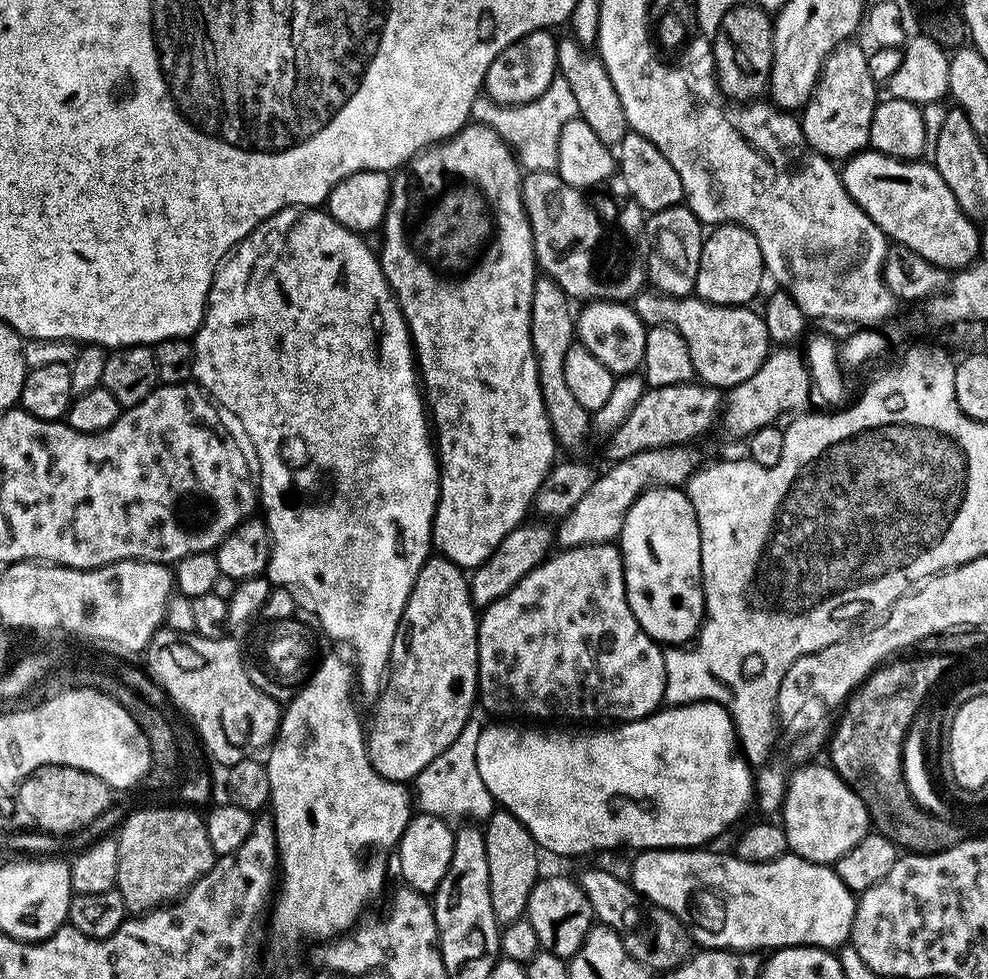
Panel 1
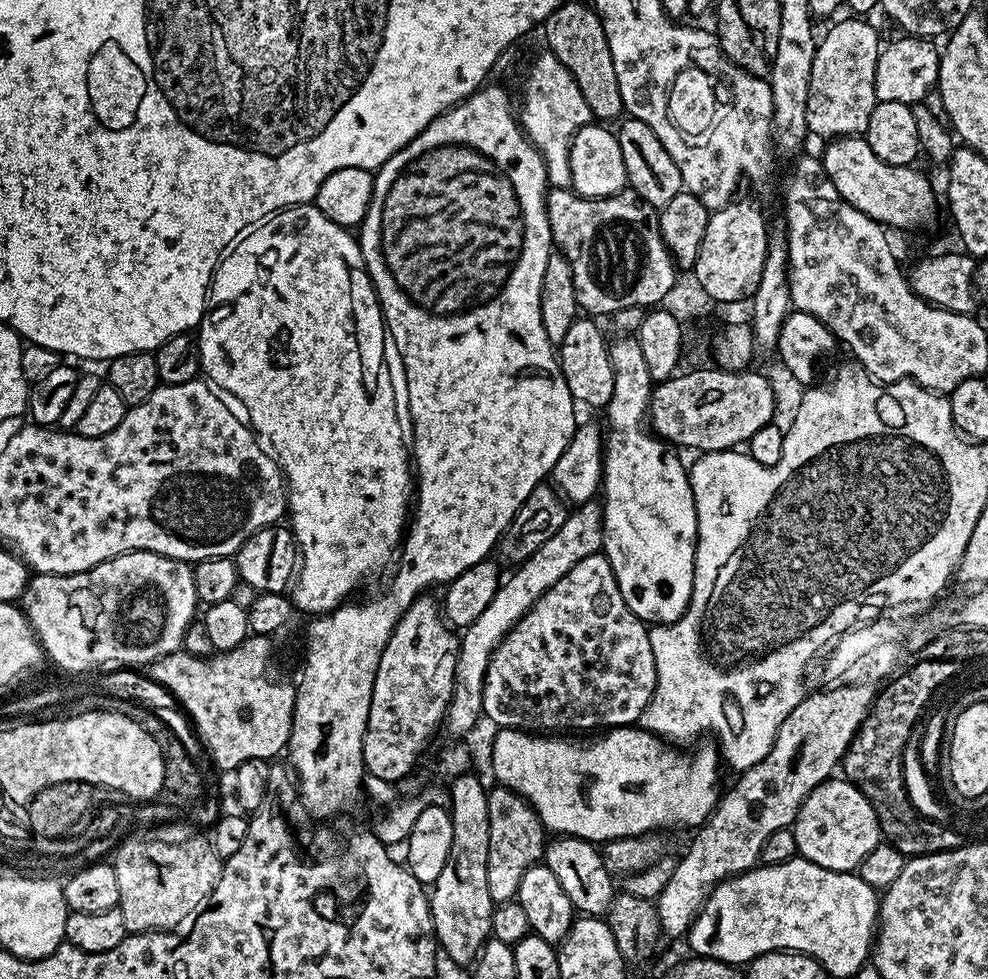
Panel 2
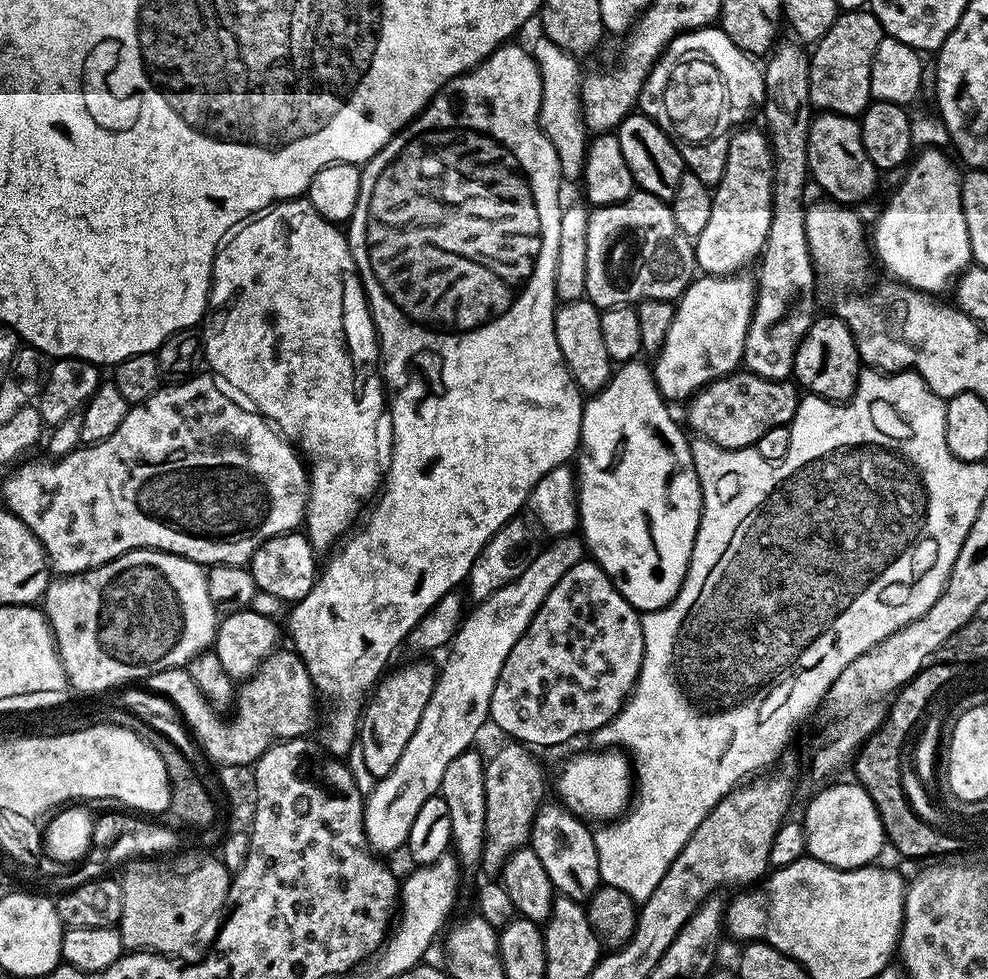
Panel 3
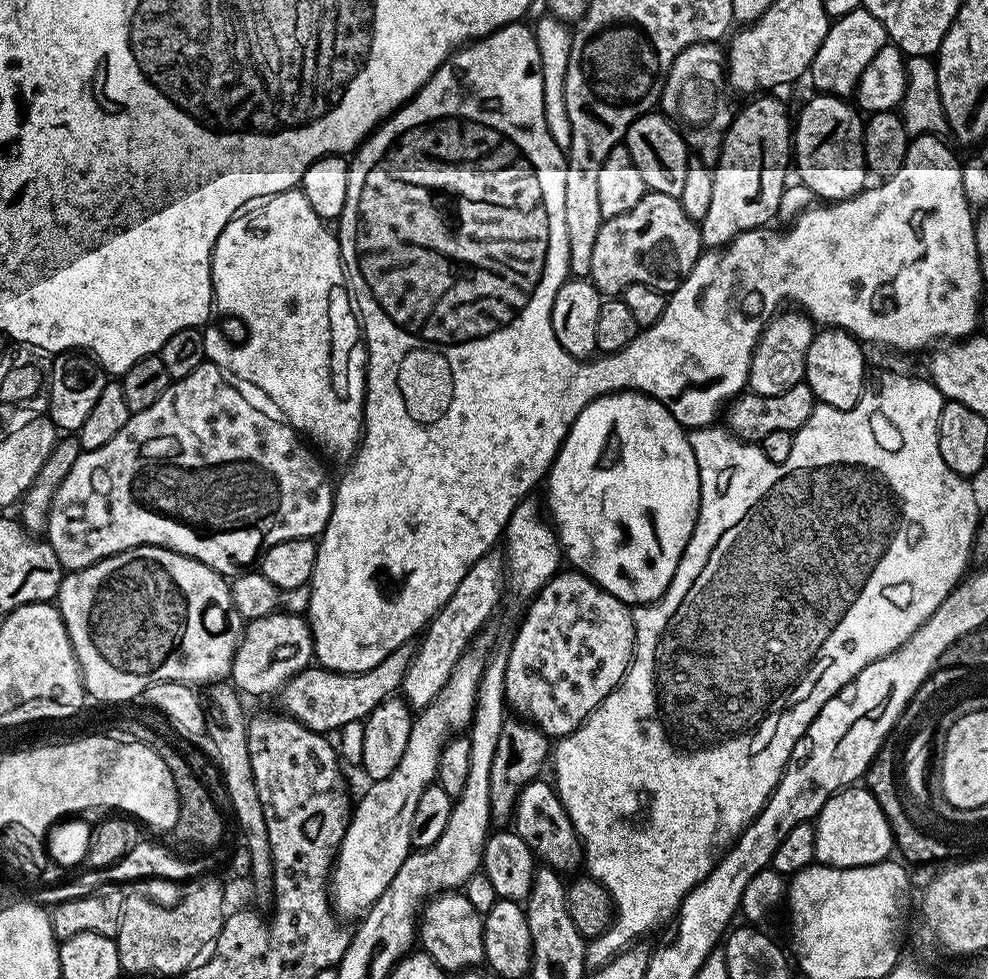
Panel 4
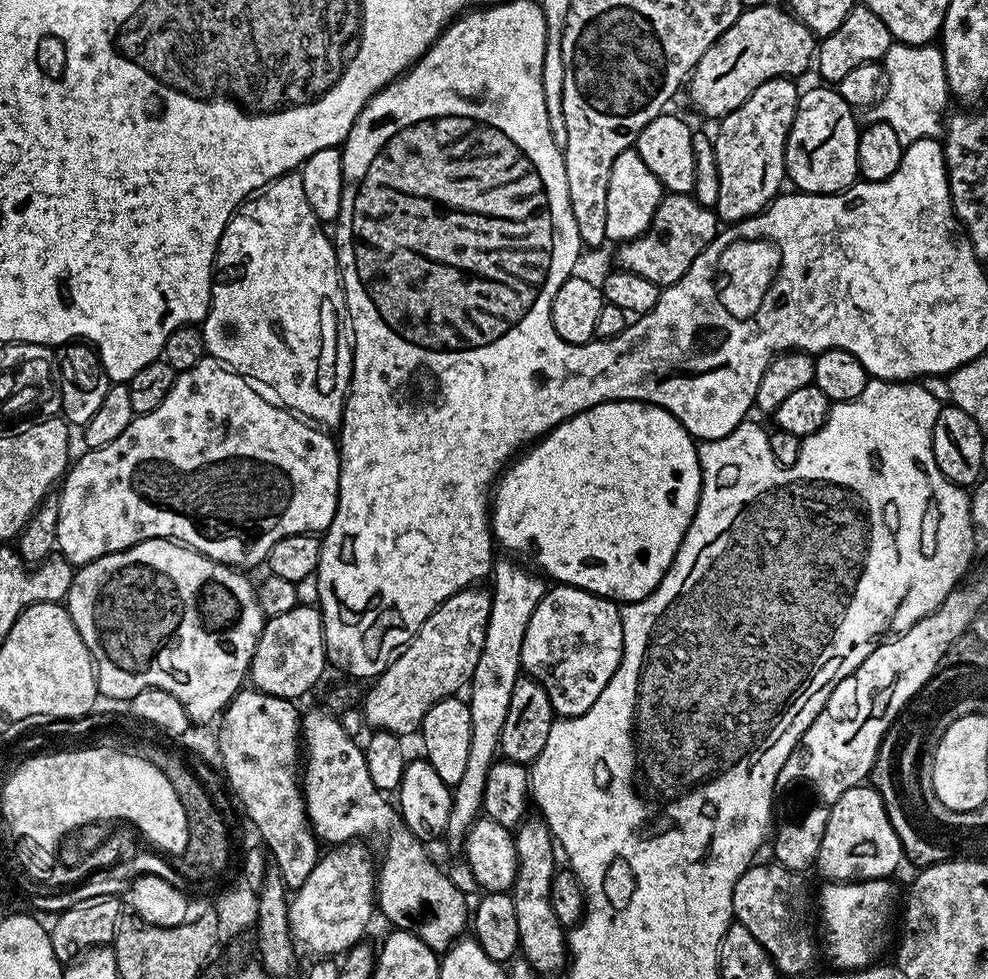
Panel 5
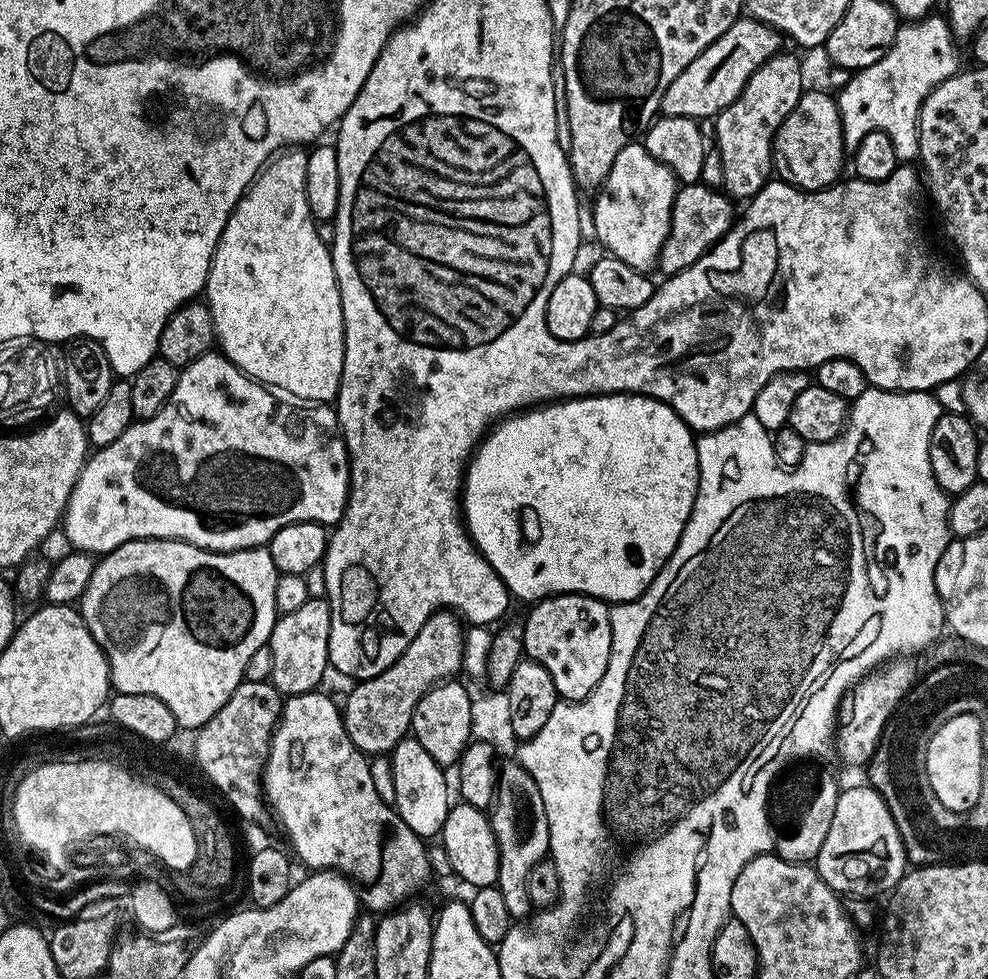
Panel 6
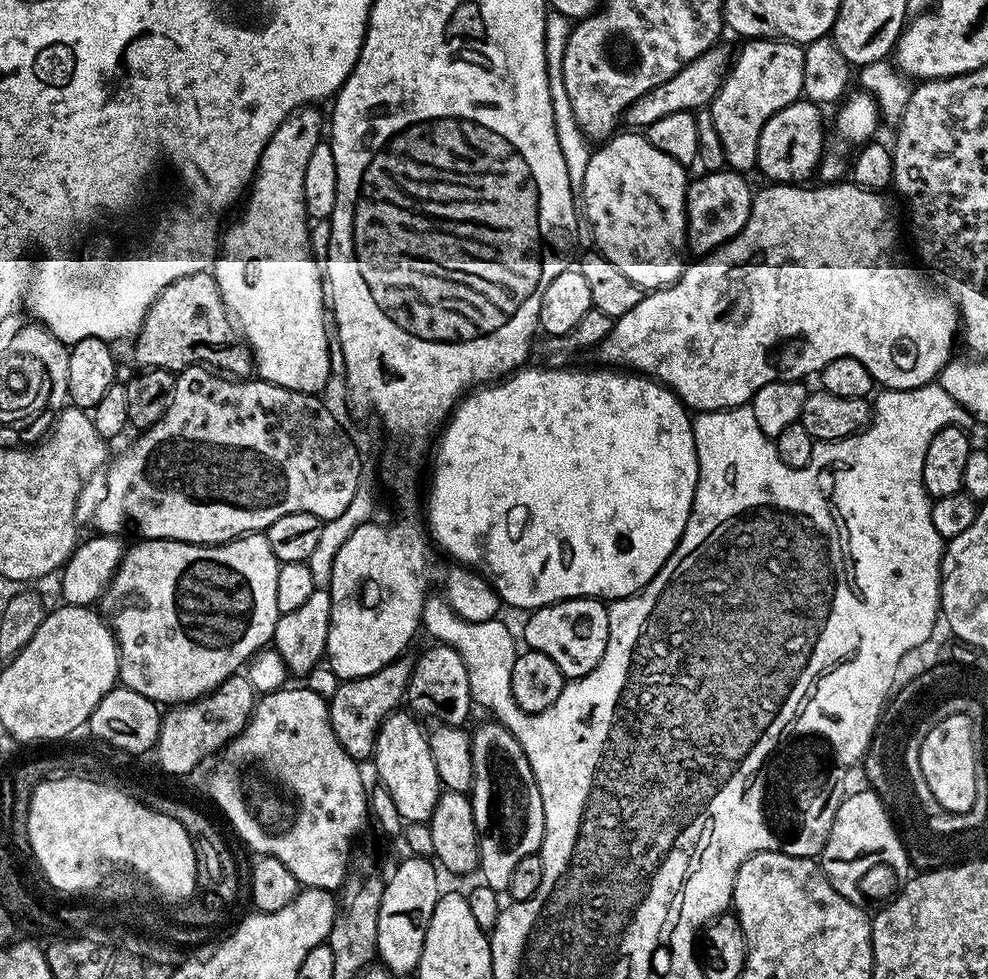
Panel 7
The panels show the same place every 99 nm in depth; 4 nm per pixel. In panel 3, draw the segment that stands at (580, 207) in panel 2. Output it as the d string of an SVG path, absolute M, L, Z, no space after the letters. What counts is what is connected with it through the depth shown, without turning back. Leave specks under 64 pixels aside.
M634 190L621 204L605 204L596 206L588 213L589 229L594 230L595 238L589 239L586 250L586 290L584 295L593 306L603 309L612 308L612 300L624 303L624 296L616 296L612 288L608 288L608 280L604 280L604 248L608 248L608 240L624 228L624 224L632 224L632 228L648 228L648 232L677 232L678 222L674 222L671 203L659 200L654 194L643 190Z

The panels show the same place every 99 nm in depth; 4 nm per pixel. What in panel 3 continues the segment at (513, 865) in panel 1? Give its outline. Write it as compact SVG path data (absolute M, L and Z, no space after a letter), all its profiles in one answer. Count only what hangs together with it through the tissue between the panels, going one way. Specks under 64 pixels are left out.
M519 742L504 743L502 748L486 760L484 781L486 782L486 830L484 849L479 867L484 868L485 877L496 878L504 871L504 864L518 849L532 839L534 818L541 804L545 803L544 768L536 761L537 753Z

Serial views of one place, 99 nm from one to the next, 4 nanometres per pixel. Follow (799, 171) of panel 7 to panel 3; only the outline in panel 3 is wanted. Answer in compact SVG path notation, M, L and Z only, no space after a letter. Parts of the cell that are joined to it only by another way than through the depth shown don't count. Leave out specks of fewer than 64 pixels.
M822 112L813 119L808 131L808 170L814 184L817 184L828 195L825 197L831 198L836 202L864 200L876 188L878 169L870 162L866 150L862 146L860 125L851 116L839 116L833 112Z

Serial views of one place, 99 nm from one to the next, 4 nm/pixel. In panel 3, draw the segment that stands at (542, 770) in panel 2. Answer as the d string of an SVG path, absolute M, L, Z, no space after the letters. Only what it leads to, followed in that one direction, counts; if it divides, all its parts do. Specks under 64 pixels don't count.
M591 750L572 756L556 780L559 803L585 822L611 822L624 815L634 800L634 768L620 750Z

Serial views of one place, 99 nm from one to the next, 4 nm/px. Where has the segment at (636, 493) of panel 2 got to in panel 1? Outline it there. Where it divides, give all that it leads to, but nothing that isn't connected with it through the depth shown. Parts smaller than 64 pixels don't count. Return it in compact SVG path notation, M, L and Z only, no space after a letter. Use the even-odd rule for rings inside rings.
M594 300L583 305L574 320L574 332L598 362L602 362L617 377L635 373L644 363L648 328L627 303L614 300ZM655 487L643 492L624 515L618 547L624 559L626 598L640 629L661 646L684 646L695 641L705 617L704 583L698 518L687 491Z

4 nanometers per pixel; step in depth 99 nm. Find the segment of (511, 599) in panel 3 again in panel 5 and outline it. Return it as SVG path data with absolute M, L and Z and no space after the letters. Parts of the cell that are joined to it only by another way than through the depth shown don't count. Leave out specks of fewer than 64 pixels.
M345 842L329 847L321 855L314 870L310 870L310 878L306 878L306 882L302 882L302 886L295 889L288 906L288 924L292 927L293 941L301 949L309 948L316 952L312 954L320 958L332 958L337 955L335 952L347 953L349 948L365 939L364 931L372 920L372 912L374 916L377 869L374 867L374 856L368 853L364 844L367 843Z

